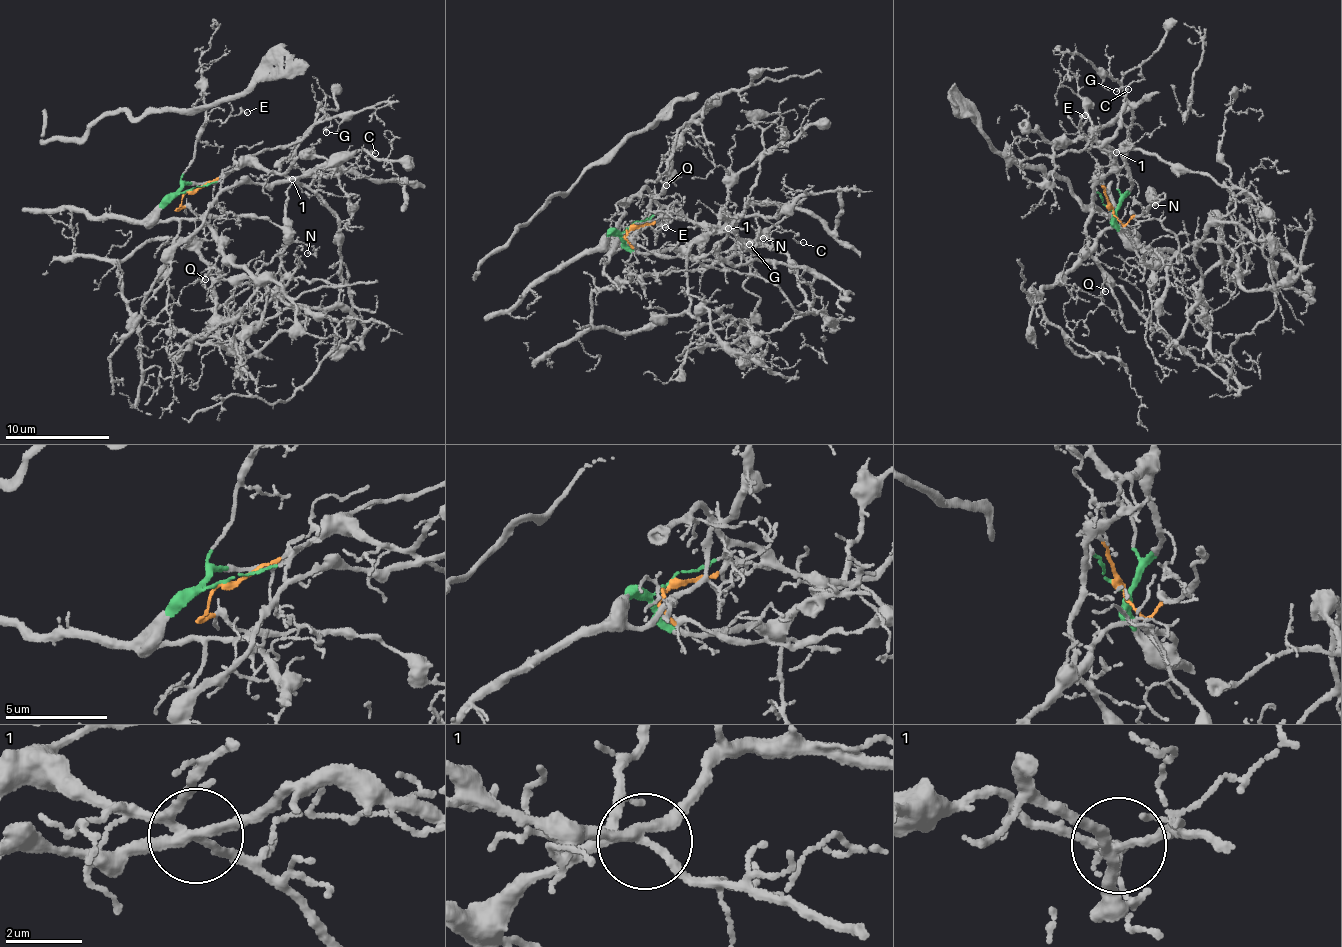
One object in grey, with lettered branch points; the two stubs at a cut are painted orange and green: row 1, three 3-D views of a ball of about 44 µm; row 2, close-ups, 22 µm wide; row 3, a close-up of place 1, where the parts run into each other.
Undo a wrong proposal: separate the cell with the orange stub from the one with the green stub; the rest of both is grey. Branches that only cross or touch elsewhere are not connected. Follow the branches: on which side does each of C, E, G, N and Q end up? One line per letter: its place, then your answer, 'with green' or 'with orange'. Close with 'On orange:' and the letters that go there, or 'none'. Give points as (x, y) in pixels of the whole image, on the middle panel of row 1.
C: at (803, 242); with green
E: at (665, 227); with green
G: at (749, 244); with green
N: at (763, 238); with orange
Q: at (666, 185); with green
On orange: N

